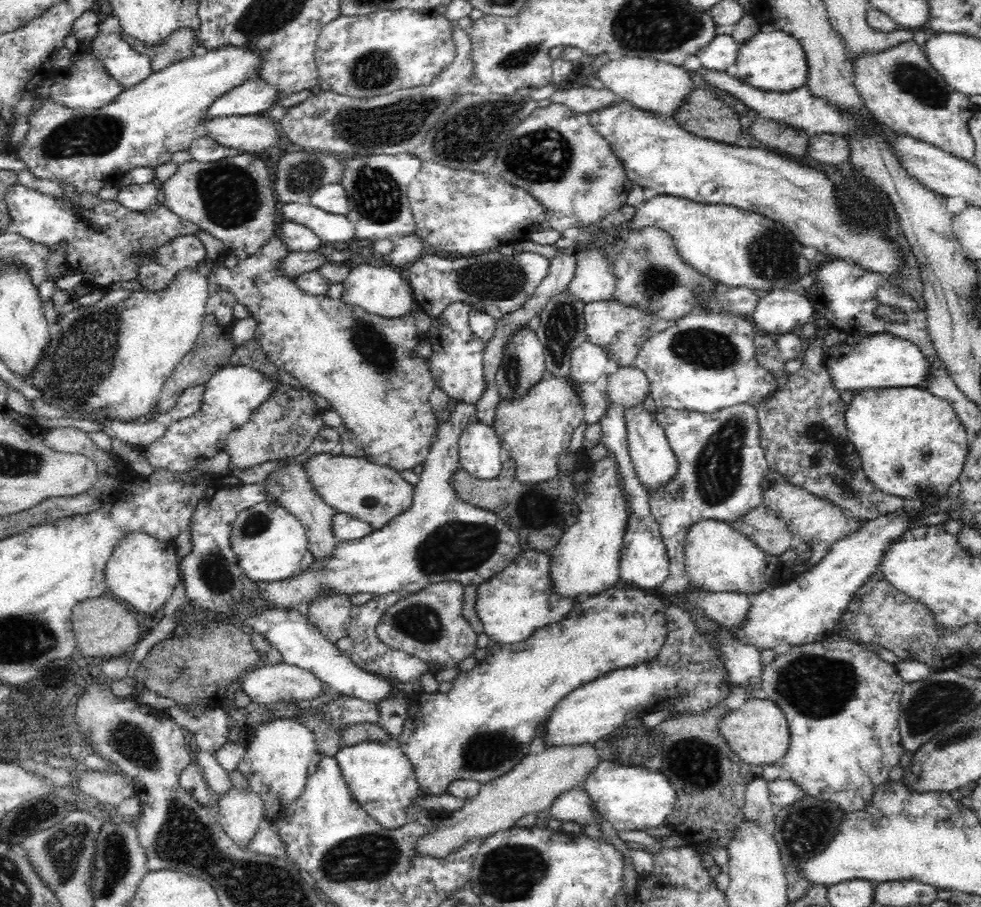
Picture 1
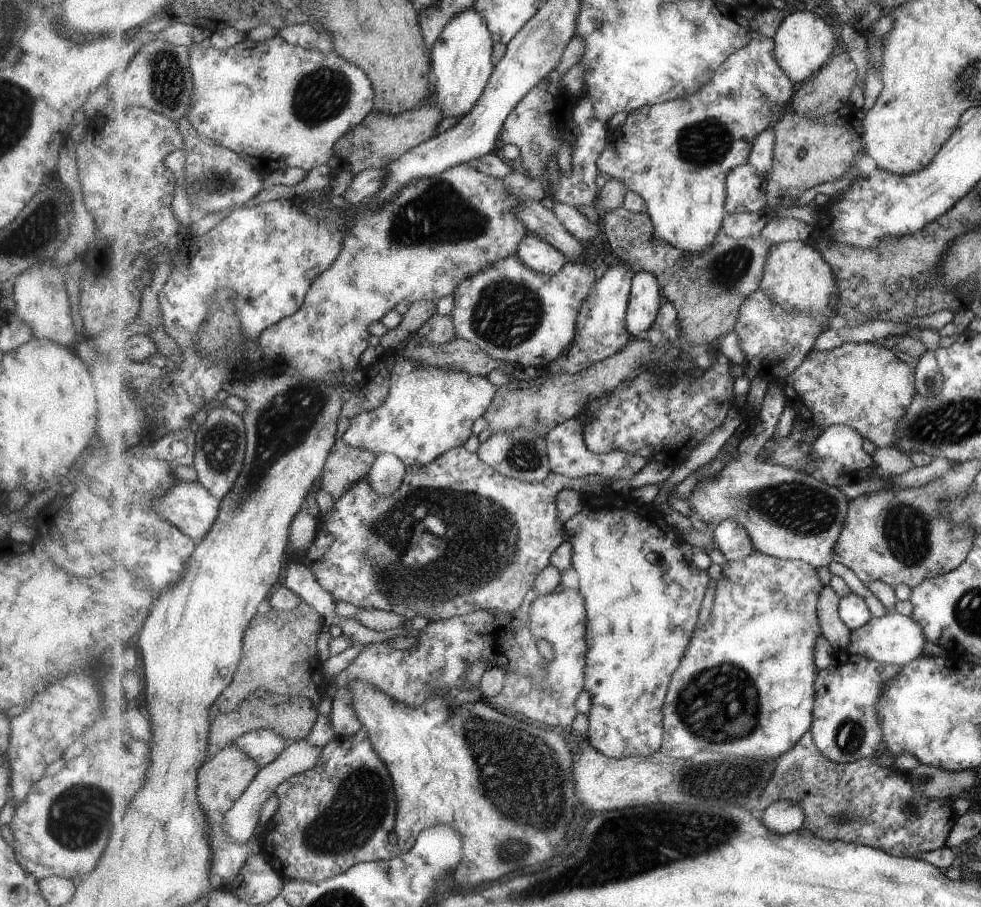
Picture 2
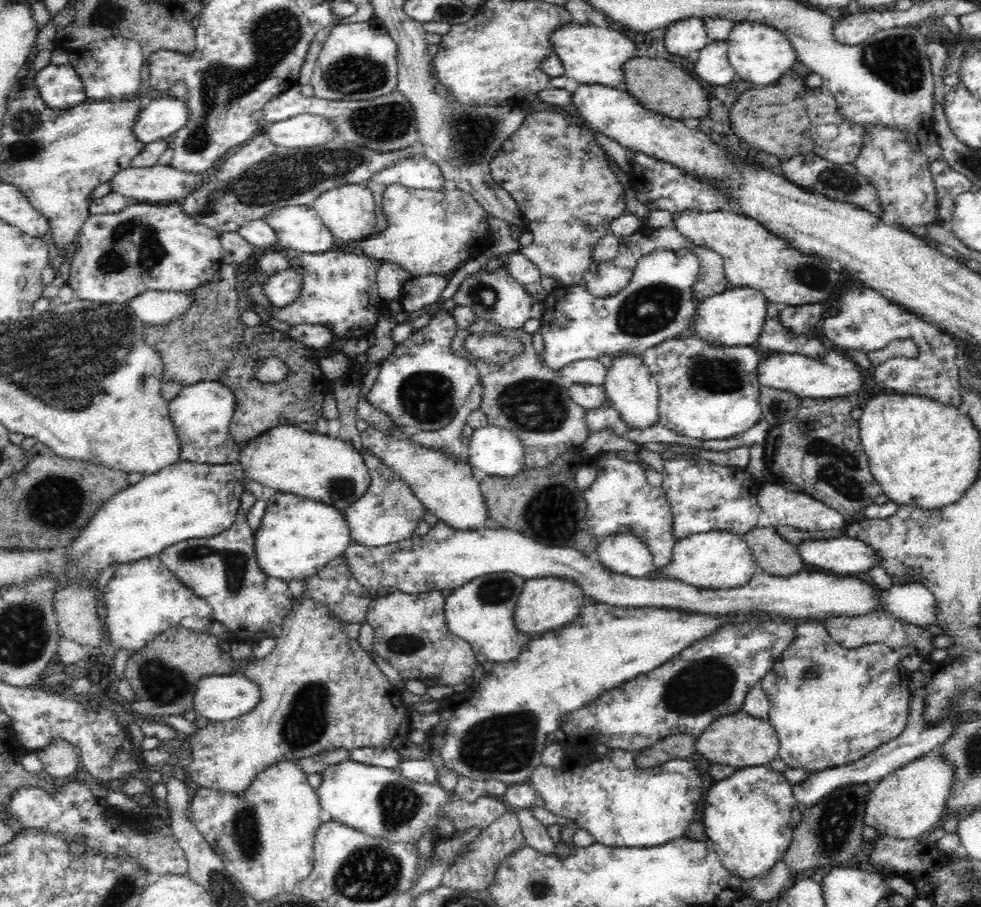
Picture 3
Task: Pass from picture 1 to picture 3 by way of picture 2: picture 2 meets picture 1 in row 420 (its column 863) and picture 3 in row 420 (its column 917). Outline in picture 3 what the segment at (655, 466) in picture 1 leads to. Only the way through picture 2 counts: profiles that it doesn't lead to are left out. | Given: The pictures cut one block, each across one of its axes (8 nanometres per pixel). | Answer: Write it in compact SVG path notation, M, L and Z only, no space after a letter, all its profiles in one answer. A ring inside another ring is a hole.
M626 357L613 360L604 387L608 391L608 399L612 401L620 420L629 429L650 429L659 422L659 387L653 381L652 373L641 362L640 357Z

